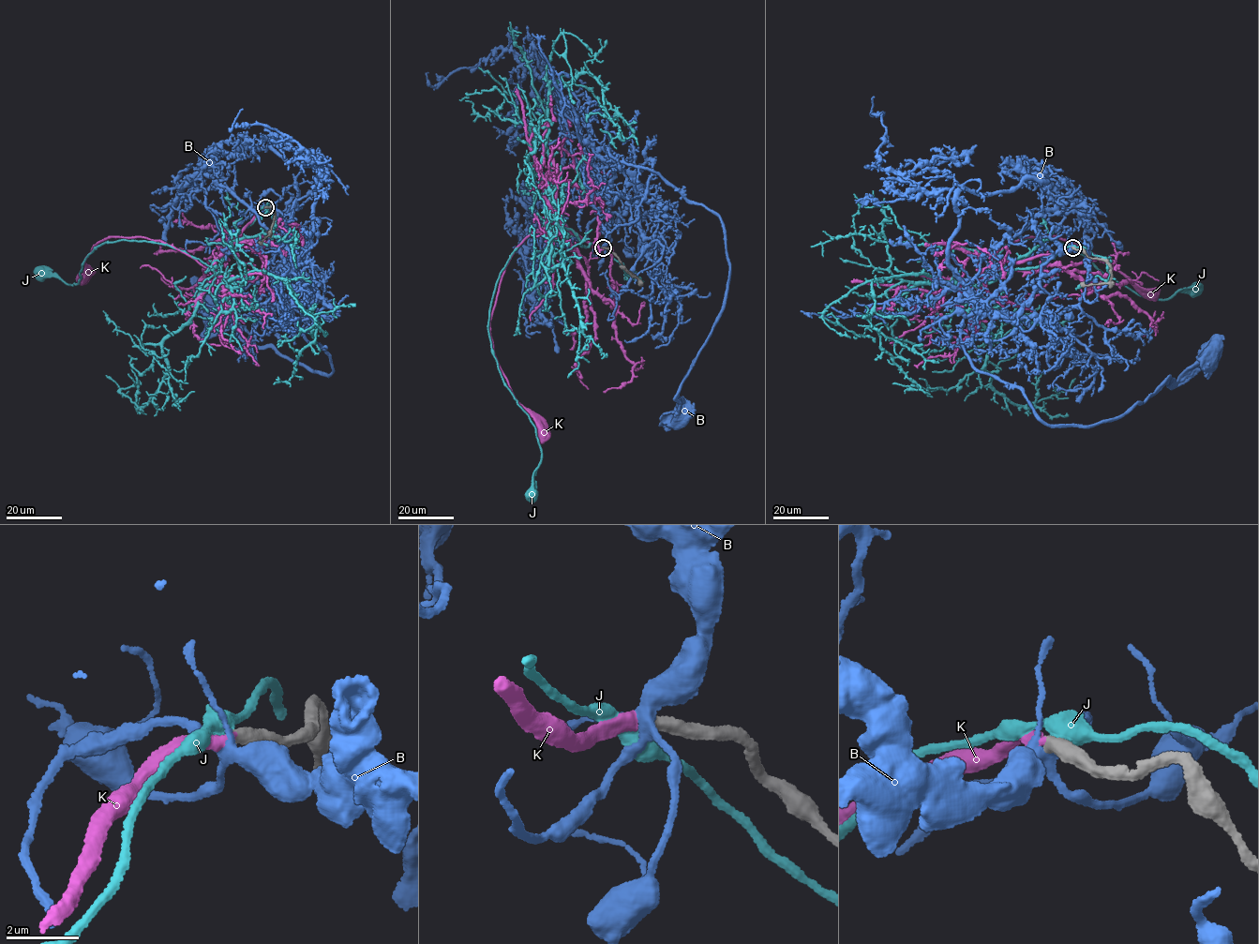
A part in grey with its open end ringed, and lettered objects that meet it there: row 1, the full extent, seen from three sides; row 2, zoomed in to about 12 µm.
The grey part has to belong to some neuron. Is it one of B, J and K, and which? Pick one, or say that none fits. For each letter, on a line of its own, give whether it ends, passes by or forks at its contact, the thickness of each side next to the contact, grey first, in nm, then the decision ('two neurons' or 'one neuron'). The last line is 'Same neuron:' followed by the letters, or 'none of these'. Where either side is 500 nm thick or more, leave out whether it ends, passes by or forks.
B: it forks; calibres 400 and 360 nm; two neurons
J: it passes by; calibres 400 and 480 nm; two neurons
K: it ends; calibres 400 and 260 nm; one neuron
Same neuron: K

